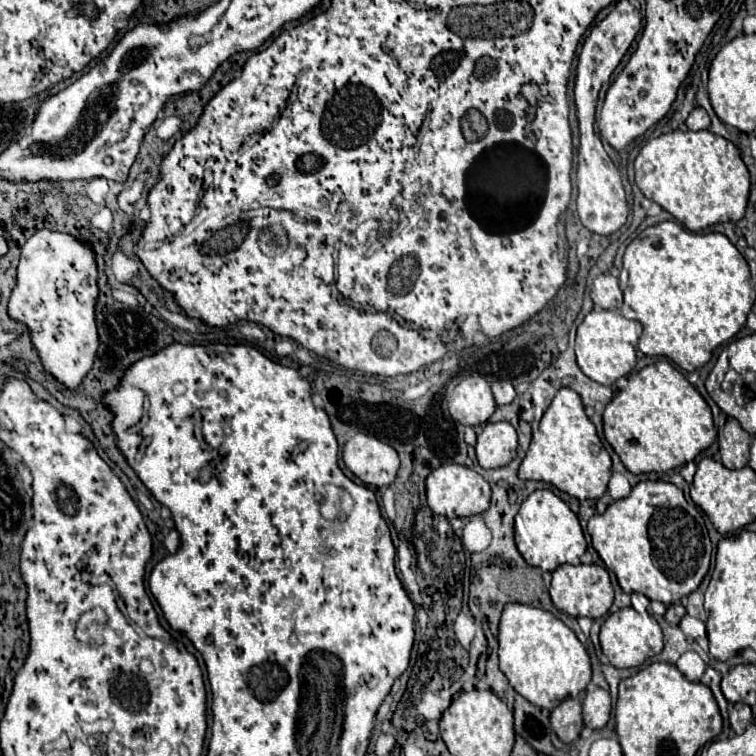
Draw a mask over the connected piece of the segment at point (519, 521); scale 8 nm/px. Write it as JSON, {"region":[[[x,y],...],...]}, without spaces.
{"region":[[[551,489],[535,491],[523,501],[515,517],[515,543],[525,561],[541,571],[555,571],[563,563],[579,565],[579,557],[587,549],[577,515]]]}

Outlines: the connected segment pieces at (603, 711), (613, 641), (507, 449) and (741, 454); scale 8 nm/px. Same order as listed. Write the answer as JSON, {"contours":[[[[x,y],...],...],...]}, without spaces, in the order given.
{"contours":[[[[599,687],[589,689],[583,701],[583,721],[589,729],[601,729],[607,725],[611,713],[611,697],[609,691]]],[[[633,607],[619,609],[619,611],[611,613],[605,619],[605,623],[601,625],[599,641],[601,641],[603,653],[609,657],[611,665],[617,669],[639,667],[653,655],[659,655],[663,649],[663,633],[661,633],[659,623],[655,621],[655,617],[649,613],[637,613]]],[[[507,421],[489,423],[477,437],[477,461],[483,469],[497,469],[511,463],[517,455],[517,433]]],[[[727,419],[725,429],[719,435],[721,463],[727,469],[741,469],[749,461],[751,435],[739,425],[737,419]]]]}

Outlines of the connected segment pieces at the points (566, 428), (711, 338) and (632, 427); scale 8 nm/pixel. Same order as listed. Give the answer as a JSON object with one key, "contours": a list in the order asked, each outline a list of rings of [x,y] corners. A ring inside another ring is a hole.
{"contours":[[[[569,387],[557,391],[553,403],[543,413],[539,431],[533,433],[529,451],[519,467],[519,479],[535,479],[555,485],[577,499],[599,499],[607,491],[611,477],[611,457],[605,451],[597,429],[585,415],[581,395]]],[[[661,221],[641,231],[627,245],[622,269],[625,283],[621,313],[643,325],[637,349],[645,355],[663,355],[685,371],[703,367],[719,345],[735,337],[755,303],[749,267],[737,247],[721,233],[693,233],[675,221]]],[[[657,361],[629,377],[629,385],[605,407],[603,433],[631,473],[675,469],[693,461],[717,437],[709,405],[669,361]]]]}

